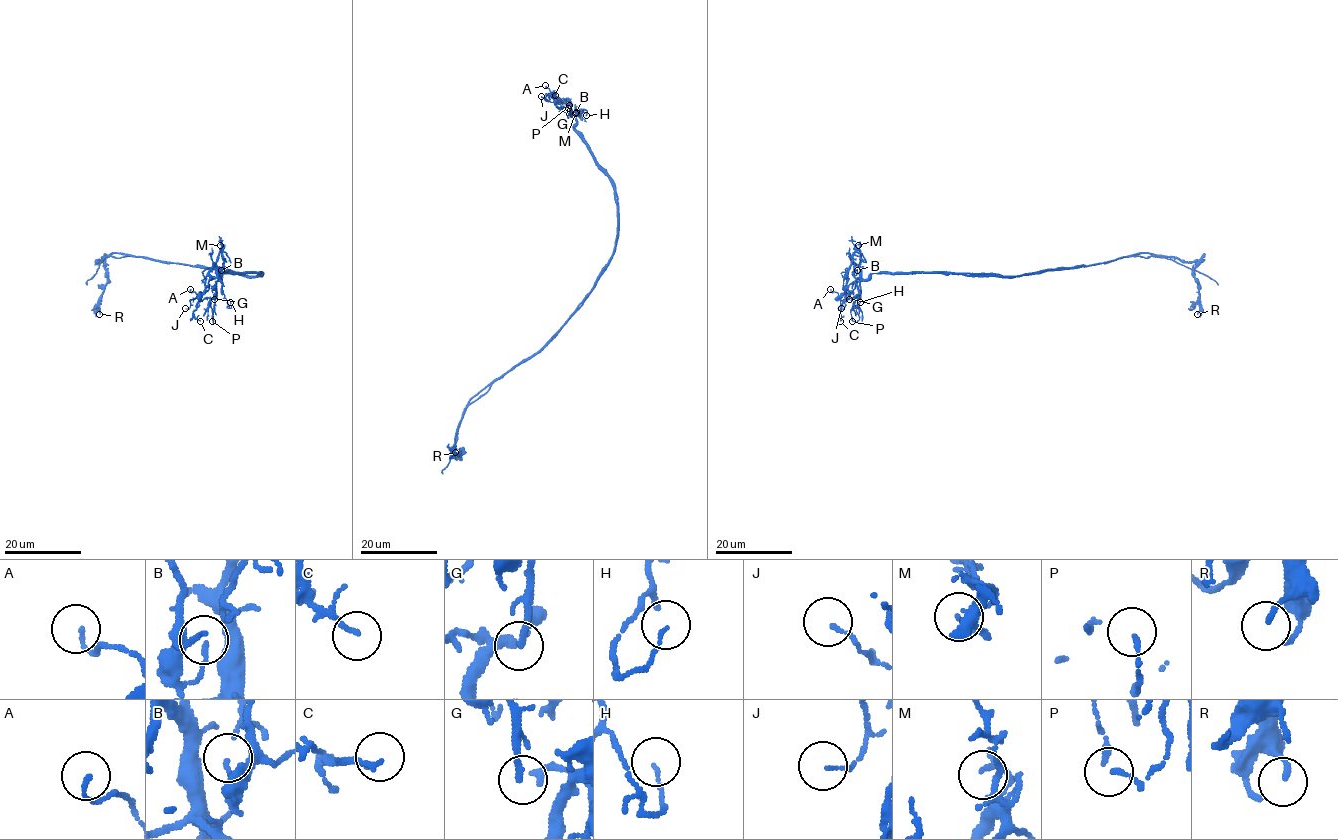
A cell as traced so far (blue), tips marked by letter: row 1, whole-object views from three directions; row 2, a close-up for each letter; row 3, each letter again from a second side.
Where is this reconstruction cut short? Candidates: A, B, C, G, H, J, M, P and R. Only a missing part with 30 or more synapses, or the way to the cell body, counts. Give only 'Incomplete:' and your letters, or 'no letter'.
Incomplete: no letter

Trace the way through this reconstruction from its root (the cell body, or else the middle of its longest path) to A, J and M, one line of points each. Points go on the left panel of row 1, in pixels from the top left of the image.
A: (230, 272), (261, 276), (220, 273), (221, 280), (213, 264), (204, 291), (197, 295), (190, 289)
J: (230, 272), (261, 276), (220, 273), (221, 279), (211, 279), (208, 288), (185, 308)
M: (230, 272), (261, 276), (260, 273), (220, 273), (221, 280), (216, 265), (223, 246), (220, 245)

